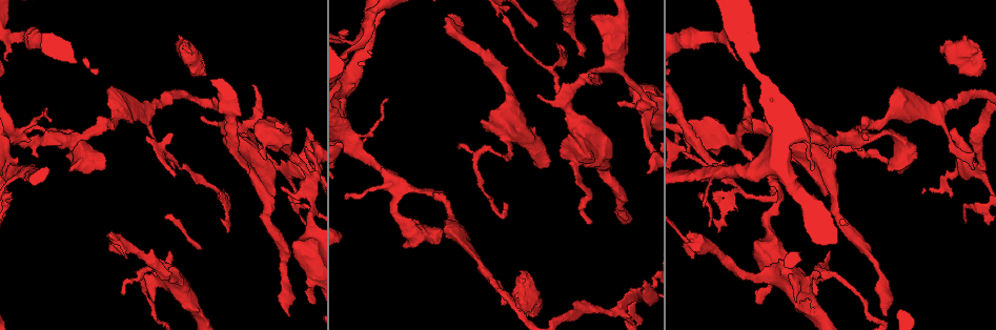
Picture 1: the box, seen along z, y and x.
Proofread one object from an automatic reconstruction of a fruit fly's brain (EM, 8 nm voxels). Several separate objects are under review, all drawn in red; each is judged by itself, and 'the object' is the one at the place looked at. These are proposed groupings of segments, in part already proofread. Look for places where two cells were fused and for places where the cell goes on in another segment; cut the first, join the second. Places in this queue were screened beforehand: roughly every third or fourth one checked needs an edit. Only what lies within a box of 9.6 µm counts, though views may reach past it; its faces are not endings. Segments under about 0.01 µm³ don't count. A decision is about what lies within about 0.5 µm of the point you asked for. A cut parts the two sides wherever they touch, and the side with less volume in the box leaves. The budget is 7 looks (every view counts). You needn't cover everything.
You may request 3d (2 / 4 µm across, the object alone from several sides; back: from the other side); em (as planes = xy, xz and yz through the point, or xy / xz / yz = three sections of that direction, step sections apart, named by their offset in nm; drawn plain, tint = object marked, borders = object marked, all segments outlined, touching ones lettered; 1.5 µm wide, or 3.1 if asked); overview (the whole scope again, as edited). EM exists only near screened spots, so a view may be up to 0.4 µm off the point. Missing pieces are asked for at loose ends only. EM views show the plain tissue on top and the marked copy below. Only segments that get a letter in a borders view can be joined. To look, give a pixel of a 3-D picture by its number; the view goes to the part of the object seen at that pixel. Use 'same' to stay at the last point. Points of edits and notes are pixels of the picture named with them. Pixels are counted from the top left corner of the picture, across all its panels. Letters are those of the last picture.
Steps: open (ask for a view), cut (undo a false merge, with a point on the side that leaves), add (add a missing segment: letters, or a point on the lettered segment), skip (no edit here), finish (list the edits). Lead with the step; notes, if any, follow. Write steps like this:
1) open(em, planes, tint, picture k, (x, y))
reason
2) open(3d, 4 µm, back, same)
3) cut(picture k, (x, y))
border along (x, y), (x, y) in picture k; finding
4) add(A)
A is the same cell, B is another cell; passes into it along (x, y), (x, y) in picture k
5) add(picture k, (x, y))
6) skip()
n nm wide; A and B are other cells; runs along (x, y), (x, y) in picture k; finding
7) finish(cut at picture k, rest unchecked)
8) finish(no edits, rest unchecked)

open(3d, 4 µm, picture 1, (500, 12))
abrupt turn

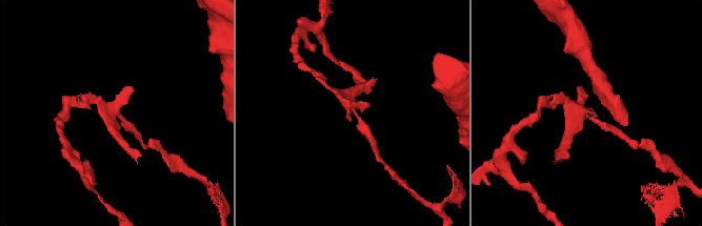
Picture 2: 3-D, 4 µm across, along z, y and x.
open(em, planes, tint, picture 2, (585, 115))
shape alone is not enough

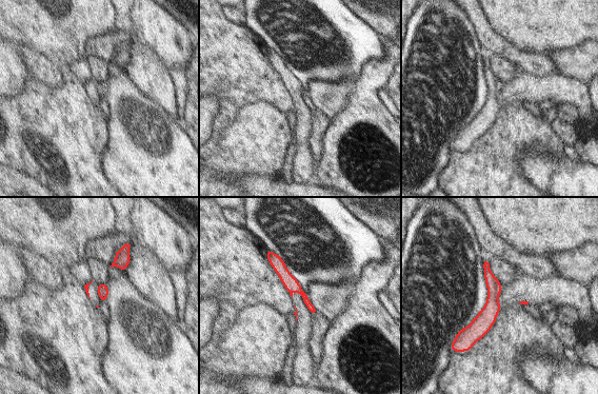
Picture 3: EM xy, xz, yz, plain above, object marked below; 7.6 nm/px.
open(em, planes, borders, same)
what lies round it

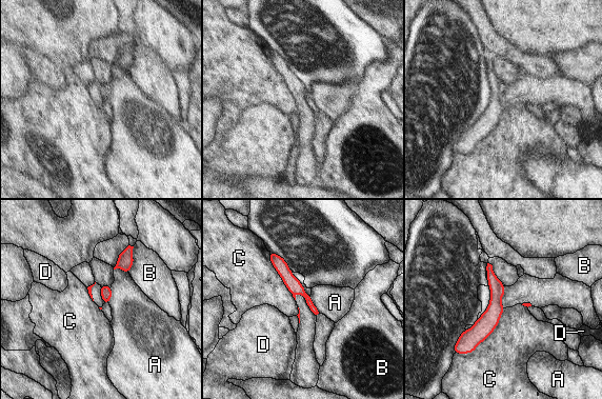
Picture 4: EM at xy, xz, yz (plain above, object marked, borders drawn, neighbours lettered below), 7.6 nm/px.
skip()
C touches over 550 nm; A, B, C and D are other cells; border along (506, 307), (472, 352), (456, 354) in picture 4; one cell here

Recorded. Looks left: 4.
open(em, planes, borders, picture 1, (248, 171))
an open end

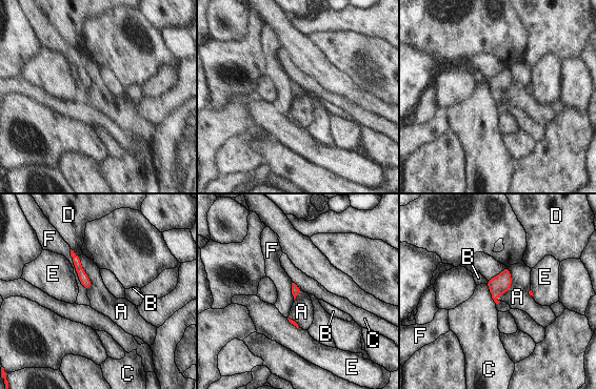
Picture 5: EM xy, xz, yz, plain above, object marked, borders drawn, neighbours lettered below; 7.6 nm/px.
skip()
A, B, C, D, E and F are other cells; border along (485, 284), (491, 298), (496, 303) in picture 5; no lettered segment goes on from it

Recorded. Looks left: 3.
open(3d, 4 µm, picture 1, (590, 223))
tapers out

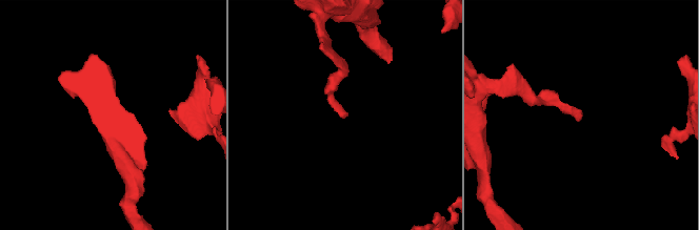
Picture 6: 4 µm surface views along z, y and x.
open(em, xz, step 4, tint, picture 6, (578, 120))

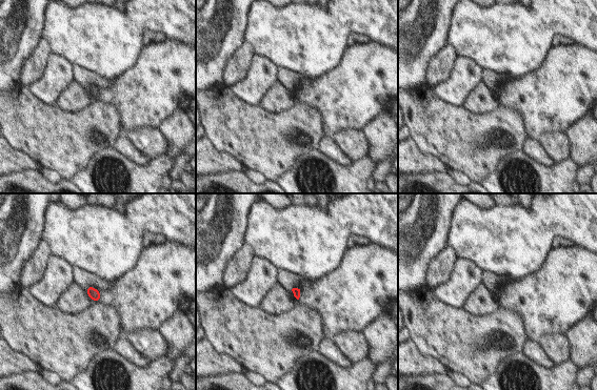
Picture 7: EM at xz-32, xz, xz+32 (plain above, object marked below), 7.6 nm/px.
open(em, yz, step 8, borders, same)

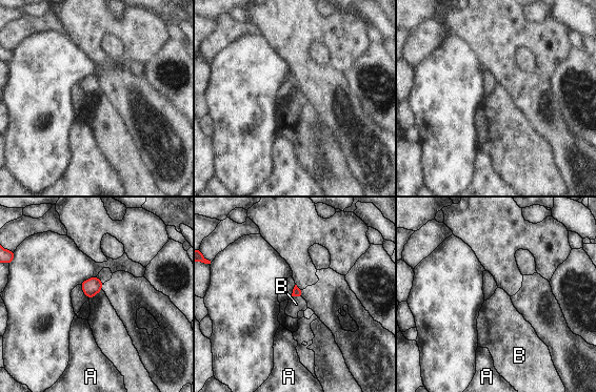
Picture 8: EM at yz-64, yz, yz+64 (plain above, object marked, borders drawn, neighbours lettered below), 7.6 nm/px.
skip()
A and B are other cells; border along (300, 294), (292, 296) in picture 8; none of them fits

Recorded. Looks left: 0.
finish(no edits, rest unchecked)

